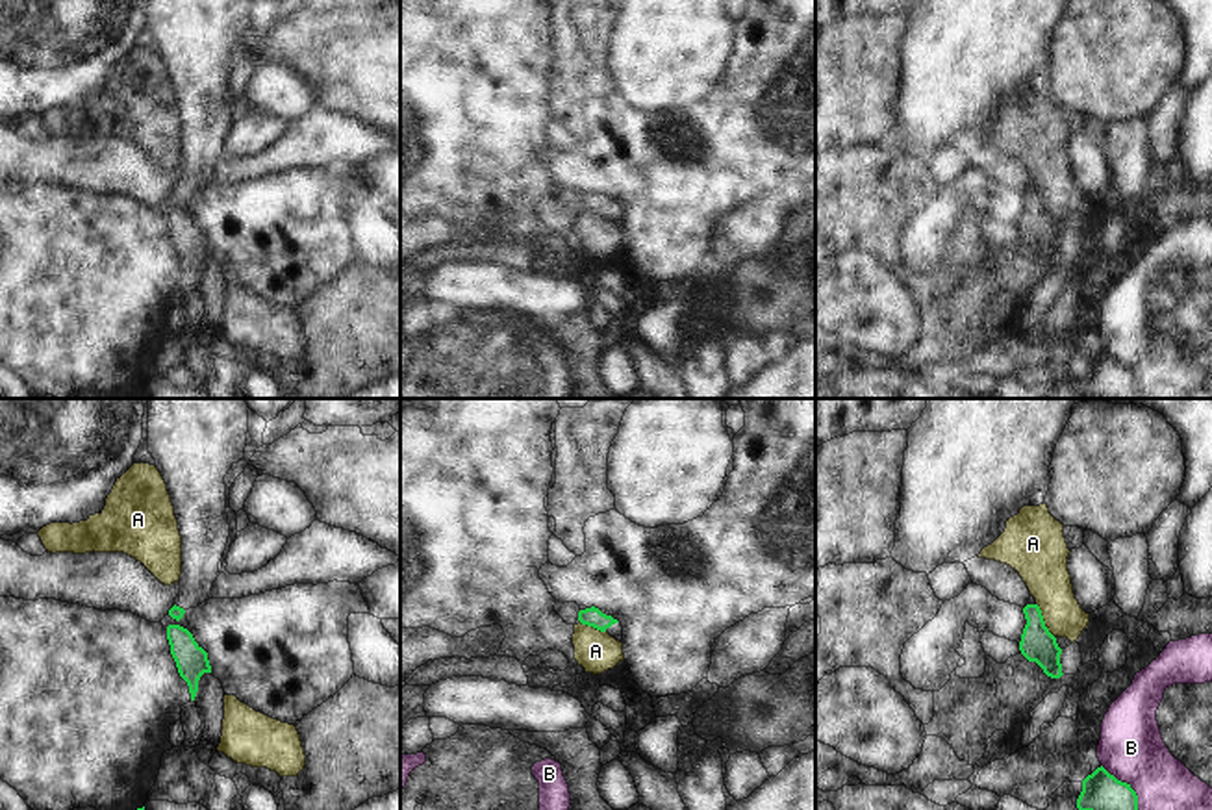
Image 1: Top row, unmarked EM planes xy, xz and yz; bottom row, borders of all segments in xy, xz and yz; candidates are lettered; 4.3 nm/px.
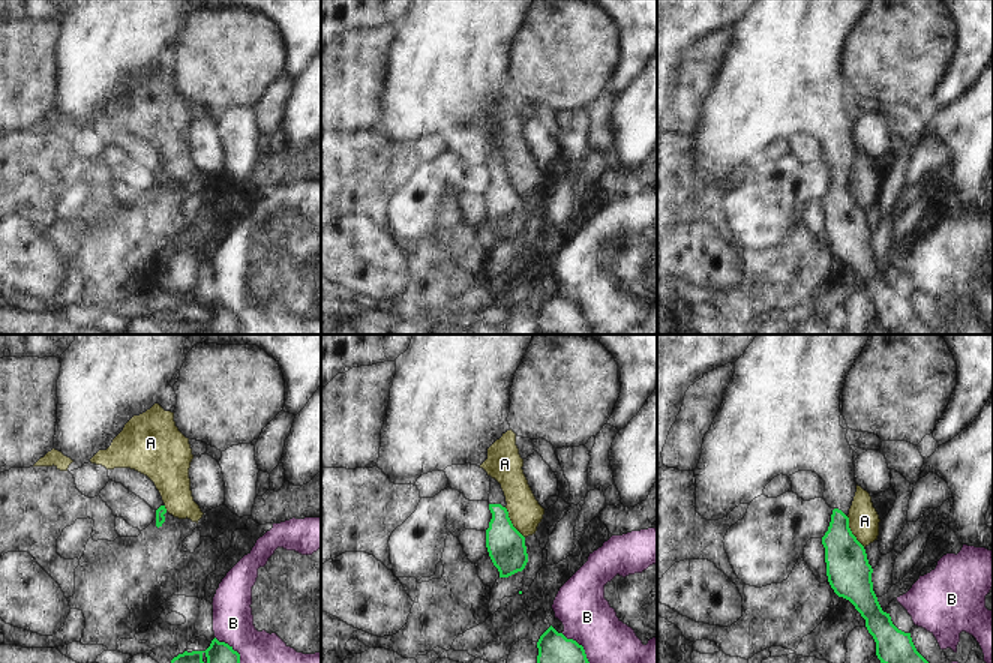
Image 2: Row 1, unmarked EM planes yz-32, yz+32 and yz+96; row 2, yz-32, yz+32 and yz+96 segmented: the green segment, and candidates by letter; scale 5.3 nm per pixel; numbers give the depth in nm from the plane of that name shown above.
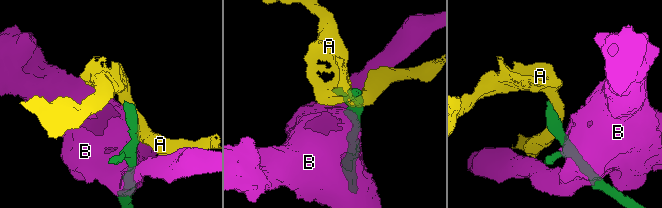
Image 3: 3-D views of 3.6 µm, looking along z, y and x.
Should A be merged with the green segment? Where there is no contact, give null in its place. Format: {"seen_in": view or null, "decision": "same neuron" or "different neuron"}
{"seen_in": "yz", "decision": "different neuron"}

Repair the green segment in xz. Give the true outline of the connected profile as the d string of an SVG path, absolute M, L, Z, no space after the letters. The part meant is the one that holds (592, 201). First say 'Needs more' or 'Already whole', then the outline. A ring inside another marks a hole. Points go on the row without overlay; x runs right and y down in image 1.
Needs more. M591 191L591 193L580 195L578 206L600 217L608 217L612 222L623 228L621 208L613 204L612 200L602 198L599 193Z

